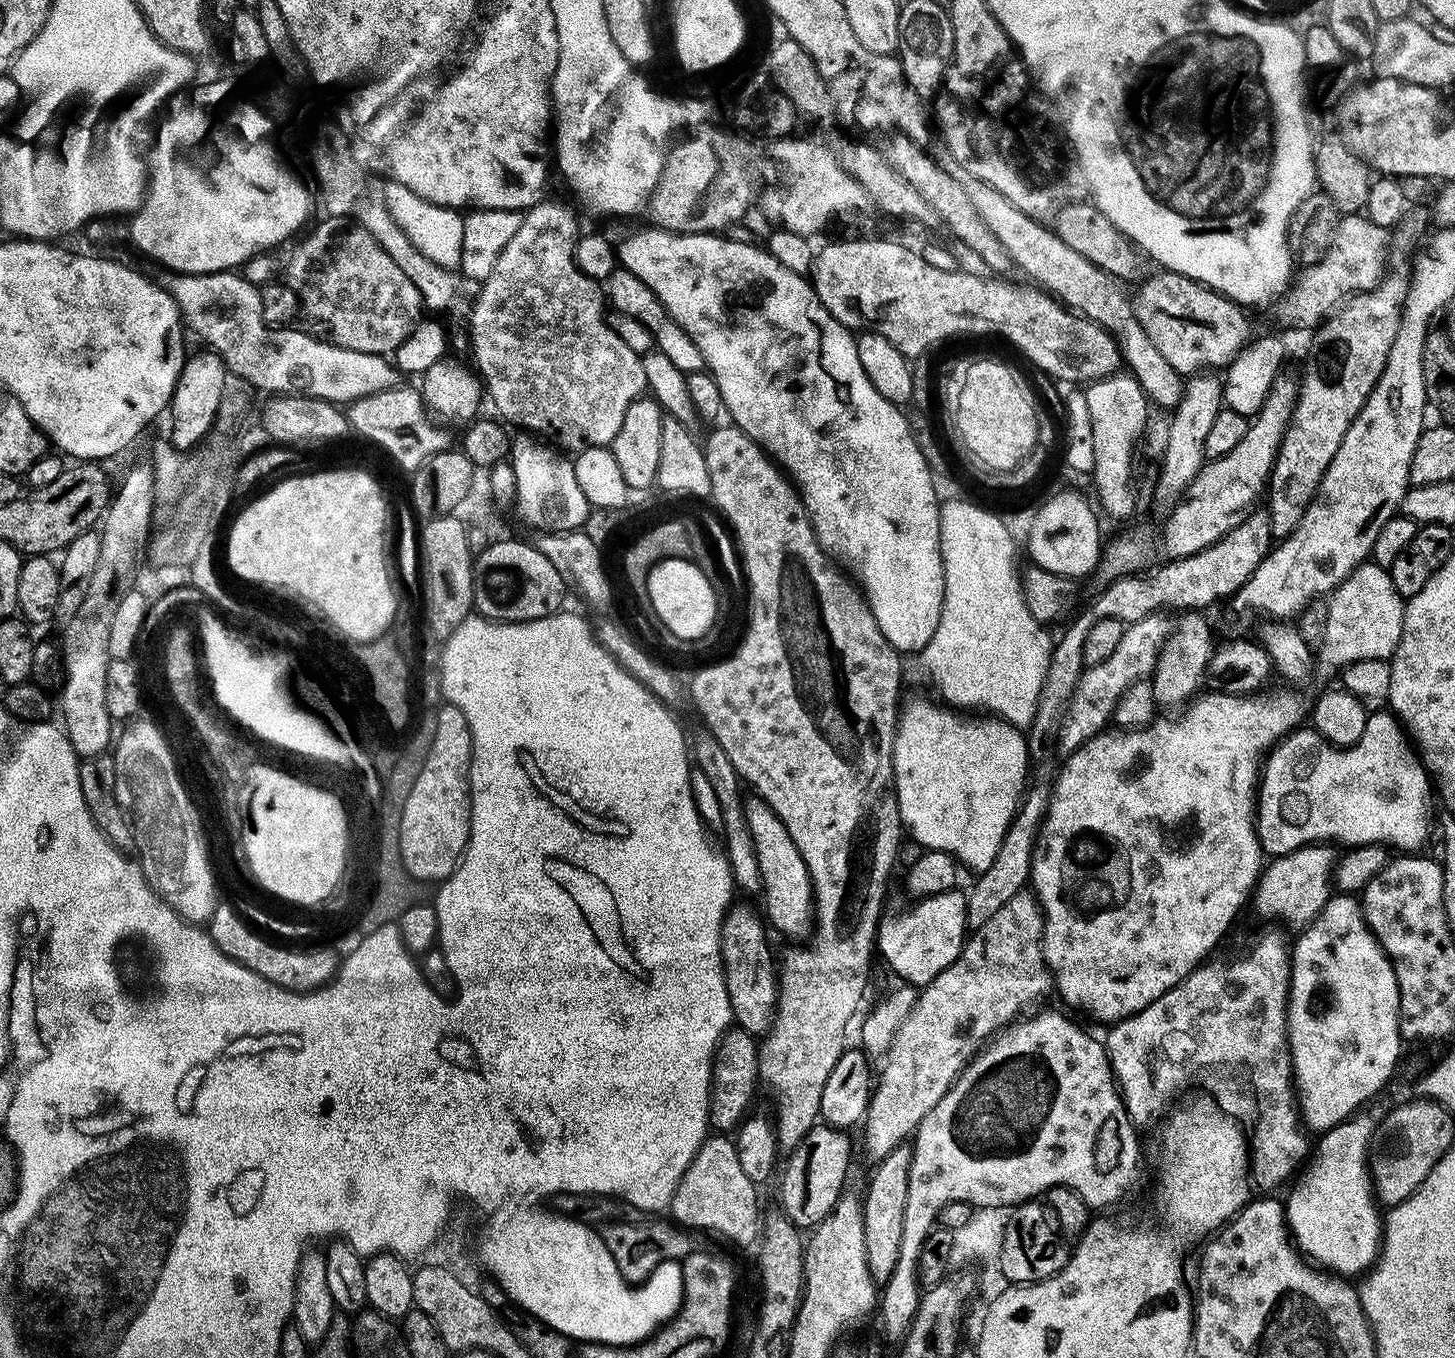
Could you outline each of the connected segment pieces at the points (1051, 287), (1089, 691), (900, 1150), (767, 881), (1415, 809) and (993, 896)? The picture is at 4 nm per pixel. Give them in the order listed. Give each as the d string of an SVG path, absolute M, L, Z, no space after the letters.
M984 182L981 185L980 189L972 192L972 197L980 208L982 218L1011 254L1013 265L1017 269L1021 268L1026 275L1033 276L1037 280L1033 281L1041 289L1053 294L1094 323L1101 324L1116 340L1127 371L1140 383L1149 401L1155 407L1157 404L1165 410L1176 408L1184 393L1184 380L1176 373L1174 366L1170 366L1170 362L1166 362L1166 358L1158 354L1154 342L1150 342L1150 338L1146 336L1146 330L1136 317L1129 293L1128 296L1124 293L1125 285L1110 273L1103 272L1098 265L1091 264L1085 256L1078 254L1070 246L1066 246L1066 242L1055 231L1048 229L1051 227L1047 223L1027 216L1010 198L991 184Z
M1164 614L1146 616L1125 627L1122 642L1118 642L1114 654L1110 654L1106 662L1085 667L1072 695L1072 703L1054 737L1055 751L1071 754L1081 748L1087 740L1109 727L1122 694L1126 694L1126 690L1135 680L1151 677L1156 669L1160 648L1166 643L1169 635L1170 620L1168 624Z
M907 1143L898 1145L875 1165L876 1172L872 1176L866 1194L864 1193L864 1241L867 1246L868 1268L873 1279L878 1282L886 1282L892 1276L894 1266L897 1265L911 1161L911 1147Z
M751 799L743 801L743 816L758 856L758 870L762 870L762 901L767 923L784 936L811 937L814 932L814 897L806 862L802 854L798 854L798 846L794 846L794 838L790 838L786 826L782 826L778 814L770 810L766 801Z
M1391 711L1371 713L1362 738L1348 748L1337 748L1329 740L1322 739L1315 728L1301 726L1279 741L1263 761L1258 781L1256 833L1260 847L1269 857L1290 854L1307 844L1321 842L1348 844L1344 846L1382 844L1412 854L1423 849L1420 847L1428 840L1432 796L1434 800L1428 770L1410 743L1404 725Z
M1036 784L1027 789L1022 803L1016 809L1016 816L1012 819L1012 825L1006 830L1002 838L1002 846L990 862L990 870L979 873L975 877L976 885L972 888L972 893L967 893L966 899L968 924L971 929L980 930L988 923L992 916L1014 898L1014 894L1025 891L1032 874L1032 851L1036 845L1036 835L1040 832L1040 824L1044 820L1044 815L1048 809L1048 797L1050 795L1049 785Z

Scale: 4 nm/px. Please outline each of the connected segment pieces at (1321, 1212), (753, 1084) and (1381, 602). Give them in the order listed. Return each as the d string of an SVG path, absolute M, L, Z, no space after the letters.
M1357 1114L1342 1121L1338 1126L1323 1133L1317 1139L1320 1140L1317 1144L1315 1141L1312 1165L1310 1160L1303 1169L1304 1177L1300 1181L1295 1181L1296 1189L1289 1194L1288 1200L1286 1199L1286 1223L1299 1251L1309 1261L1317 1260L1328 1267L1329 1273L1339 1274L1344 1278L1353 1278L1352 1276L1356 1275L1359 1277L1367 1273L1375 1264L1382 1243L1382 1212L1374 1195L1370 1171L1370 1145L1374 1140L1374 1120L1372 1124L1371 1118L1364 1115Z
M729 1027L716 1048L716 1059L712 1062L712 1082L708 1123L717 1133L731 1133L739 1129L742 1121L749 1115L752 1095L760 1084L760 1046L757 1037L741 1028Z
M1365 562L1358 565L1330 594L1326 636L1318 647L1318 664L1343 670L1366 658L1391 658L1404 629L1405 601L1394 590L1387 568Z

